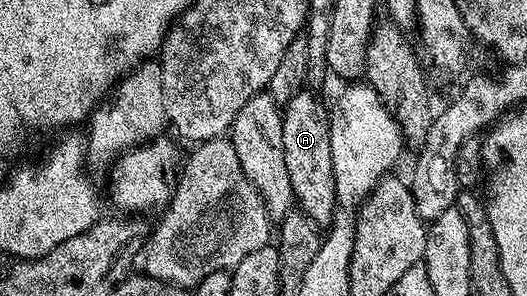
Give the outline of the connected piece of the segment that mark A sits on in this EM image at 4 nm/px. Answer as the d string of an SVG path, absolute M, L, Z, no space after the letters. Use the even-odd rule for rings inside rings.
M302 90L284 103L281 113L285 168L288 169L296 205L320 226L328 225L334 219L338 203L328 107L323 106L309 90Z

